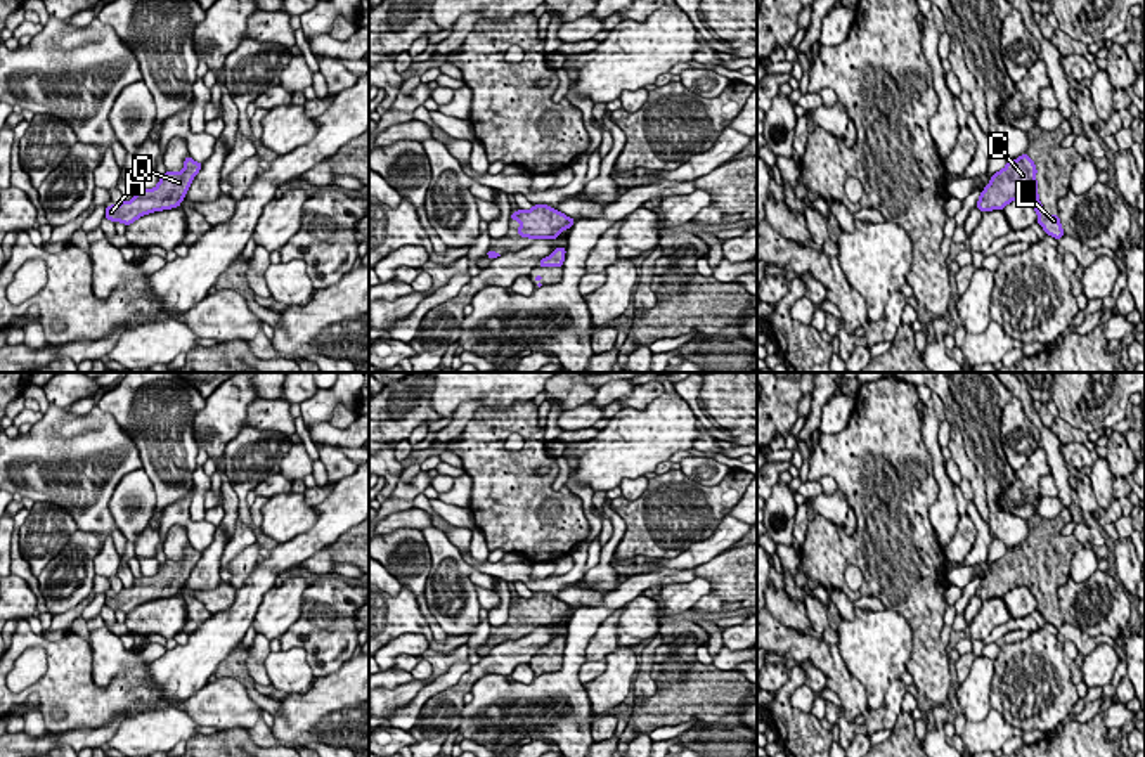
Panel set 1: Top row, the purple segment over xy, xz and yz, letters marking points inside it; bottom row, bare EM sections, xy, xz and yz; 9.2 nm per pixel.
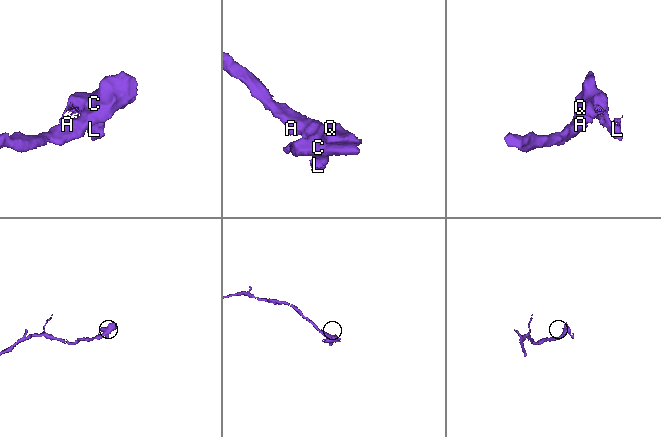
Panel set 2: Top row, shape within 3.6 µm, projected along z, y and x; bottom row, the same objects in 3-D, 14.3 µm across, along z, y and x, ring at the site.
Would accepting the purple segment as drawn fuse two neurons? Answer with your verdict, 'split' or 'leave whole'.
leave whole

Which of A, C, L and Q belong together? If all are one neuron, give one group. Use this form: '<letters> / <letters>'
A C L Q

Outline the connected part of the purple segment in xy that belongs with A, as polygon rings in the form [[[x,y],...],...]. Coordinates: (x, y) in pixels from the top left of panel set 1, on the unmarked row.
[[[187,544],[182,560],[166,560],[154,577],[139,577],[132,589],[121,589],[118,594],[109,592],[104,606],[130,613],[147,601],[178,596],[201,556],[203,551]]]

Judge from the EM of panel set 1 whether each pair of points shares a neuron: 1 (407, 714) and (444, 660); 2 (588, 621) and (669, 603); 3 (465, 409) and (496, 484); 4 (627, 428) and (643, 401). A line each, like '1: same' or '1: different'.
1: different
2: different
3: different
4: different

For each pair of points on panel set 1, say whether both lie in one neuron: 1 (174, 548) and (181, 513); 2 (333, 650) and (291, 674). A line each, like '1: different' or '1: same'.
1: different
2: different

